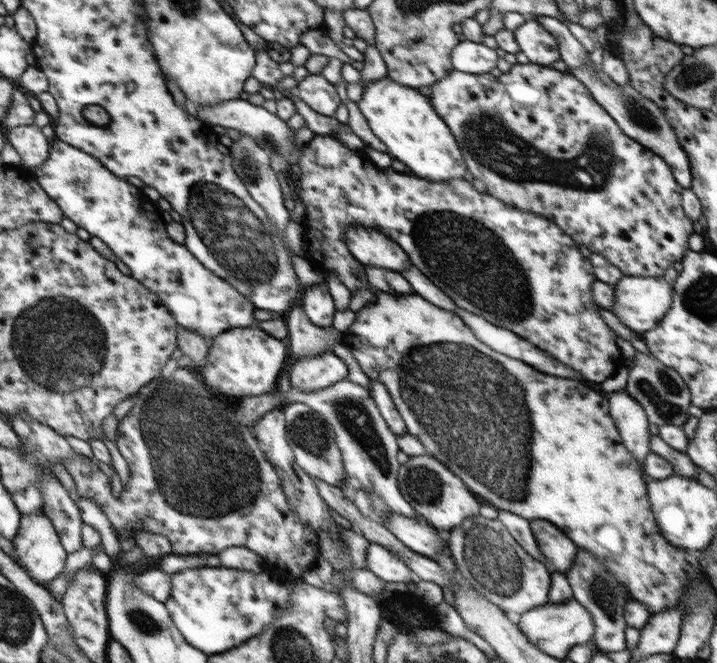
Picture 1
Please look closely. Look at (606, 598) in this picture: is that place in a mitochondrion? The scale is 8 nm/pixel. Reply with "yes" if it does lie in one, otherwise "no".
yes

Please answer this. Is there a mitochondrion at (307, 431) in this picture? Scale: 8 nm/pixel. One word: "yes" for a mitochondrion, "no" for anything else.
yes

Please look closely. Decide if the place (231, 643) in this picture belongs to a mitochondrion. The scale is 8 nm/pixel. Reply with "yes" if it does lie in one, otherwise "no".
no

